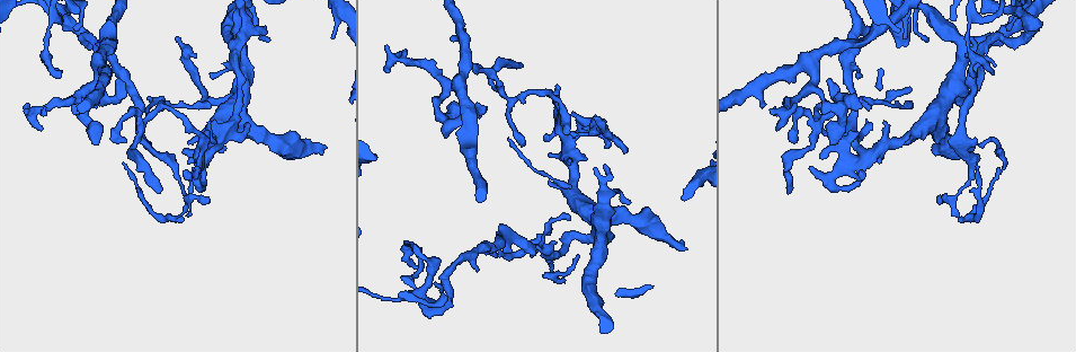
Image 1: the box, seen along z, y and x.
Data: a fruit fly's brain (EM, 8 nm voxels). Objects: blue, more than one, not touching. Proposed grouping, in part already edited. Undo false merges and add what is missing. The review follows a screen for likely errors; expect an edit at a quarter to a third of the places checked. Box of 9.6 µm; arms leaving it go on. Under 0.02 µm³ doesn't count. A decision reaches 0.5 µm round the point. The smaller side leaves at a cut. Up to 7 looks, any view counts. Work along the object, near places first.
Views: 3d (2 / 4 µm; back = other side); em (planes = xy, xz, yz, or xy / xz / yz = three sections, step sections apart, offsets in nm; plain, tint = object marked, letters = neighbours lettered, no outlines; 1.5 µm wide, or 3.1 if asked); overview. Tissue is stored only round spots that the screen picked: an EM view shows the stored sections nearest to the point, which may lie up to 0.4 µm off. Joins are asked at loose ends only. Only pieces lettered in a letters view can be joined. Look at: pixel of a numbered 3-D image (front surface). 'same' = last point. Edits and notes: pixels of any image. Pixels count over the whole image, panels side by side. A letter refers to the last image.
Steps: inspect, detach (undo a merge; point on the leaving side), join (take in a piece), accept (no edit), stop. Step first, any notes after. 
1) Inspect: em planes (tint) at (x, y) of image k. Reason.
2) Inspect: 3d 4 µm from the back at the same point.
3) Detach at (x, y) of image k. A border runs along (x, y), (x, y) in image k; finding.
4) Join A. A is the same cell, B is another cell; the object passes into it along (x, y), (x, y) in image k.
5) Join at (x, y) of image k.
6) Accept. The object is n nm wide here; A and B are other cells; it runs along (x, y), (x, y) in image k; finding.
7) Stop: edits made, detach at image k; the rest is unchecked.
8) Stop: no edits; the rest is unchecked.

Inspect: 3d 2 µm at (209, 73) of image 1. Branch stops here.

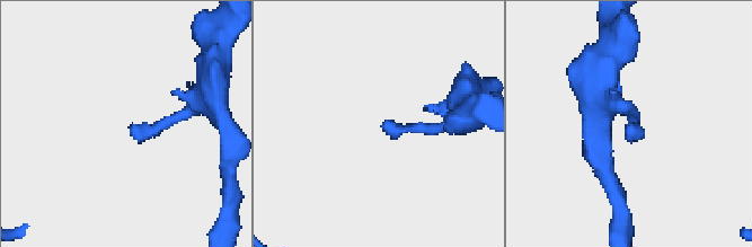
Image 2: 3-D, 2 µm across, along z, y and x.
Inspect: em xy step 4 (tint) at (629, 126) of image 2. Now the EM.

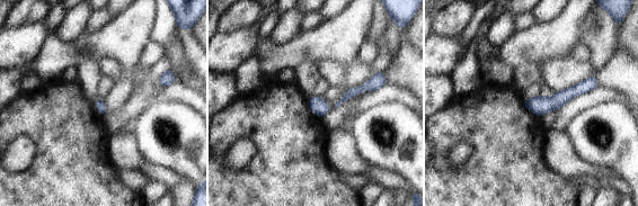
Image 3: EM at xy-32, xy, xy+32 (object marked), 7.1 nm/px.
Inspect: em planes (letters) at the same point. Another direction.

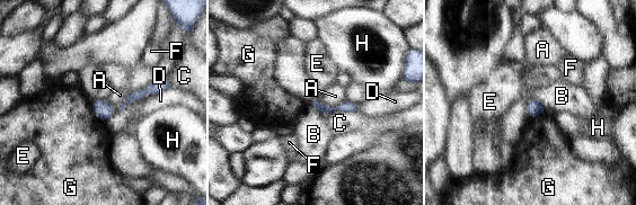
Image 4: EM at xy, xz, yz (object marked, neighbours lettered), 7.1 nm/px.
Accept. A, B, C, D, E, F, G and H are other cells; no lettered piece goes on from it.

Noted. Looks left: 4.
Inspect: 3d 2 µm at (325, 146) of image 1. Branch stops here.

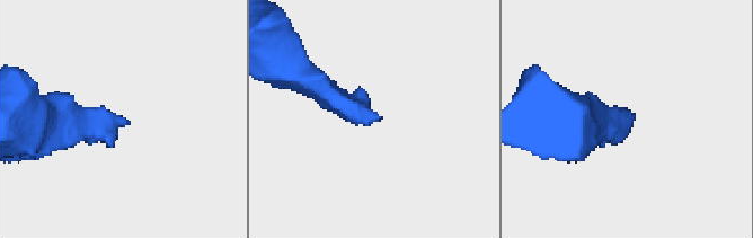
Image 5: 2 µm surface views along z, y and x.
Inspect: em planes (letters) at (624, 124) of image 5.

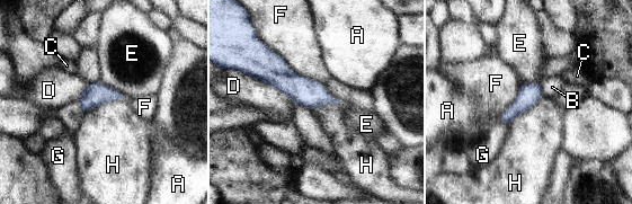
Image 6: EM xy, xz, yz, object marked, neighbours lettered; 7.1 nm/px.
Accept. The object is 160 nm wide here; A, B, C, D, E, F, G and H are other cells; a border runs along (124, 99), (101, 103), (83, 114) in image 6; none of them fits.

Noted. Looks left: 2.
Stop: no edits; the rest is unchecked.

